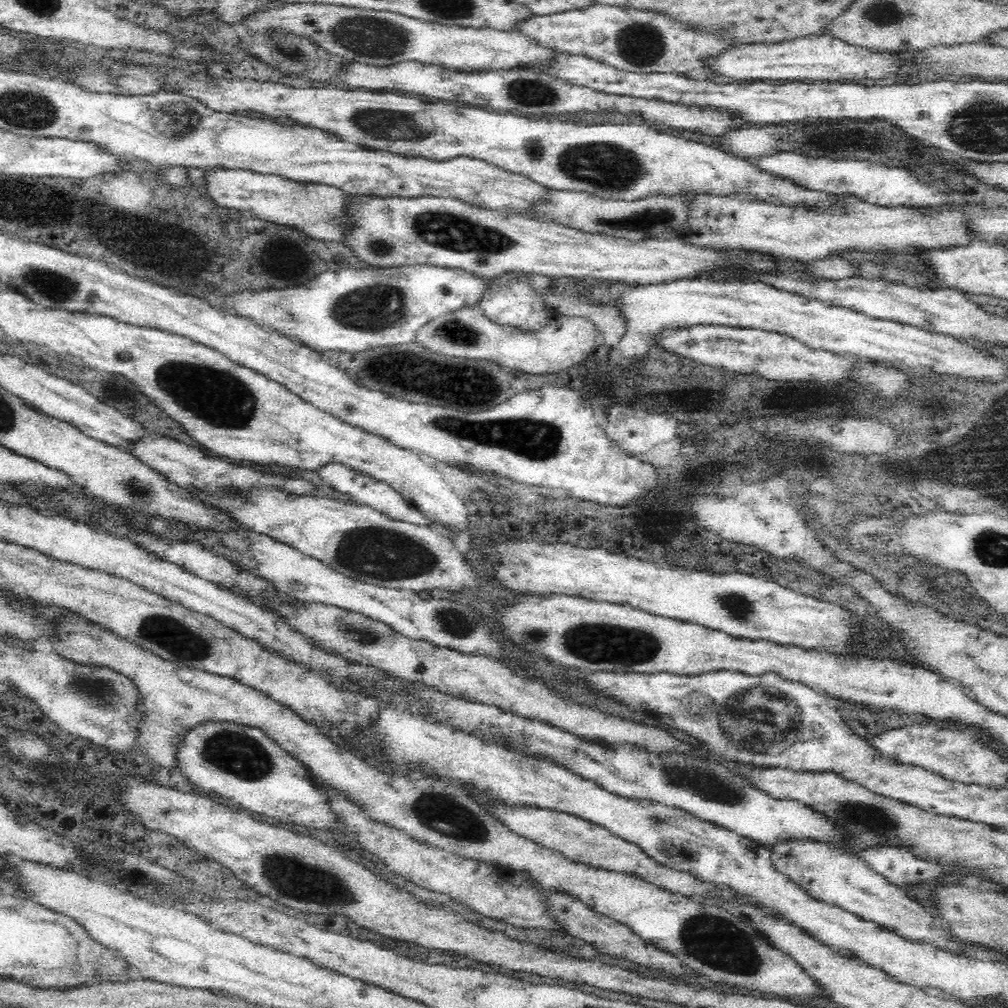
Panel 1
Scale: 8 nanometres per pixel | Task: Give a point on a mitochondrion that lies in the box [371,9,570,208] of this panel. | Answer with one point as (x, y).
(528, 92)

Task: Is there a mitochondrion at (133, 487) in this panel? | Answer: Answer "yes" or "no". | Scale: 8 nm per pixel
yes

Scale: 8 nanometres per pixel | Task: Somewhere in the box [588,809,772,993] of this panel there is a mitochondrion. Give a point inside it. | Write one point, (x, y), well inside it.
(713, 940)

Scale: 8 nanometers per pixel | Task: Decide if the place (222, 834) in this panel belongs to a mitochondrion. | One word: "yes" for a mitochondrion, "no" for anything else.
no

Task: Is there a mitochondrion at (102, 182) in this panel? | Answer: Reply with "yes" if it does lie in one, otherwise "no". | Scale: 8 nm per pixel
no

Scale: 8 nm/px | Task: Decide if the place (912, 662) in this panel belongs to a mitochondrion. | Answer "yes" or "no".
no

